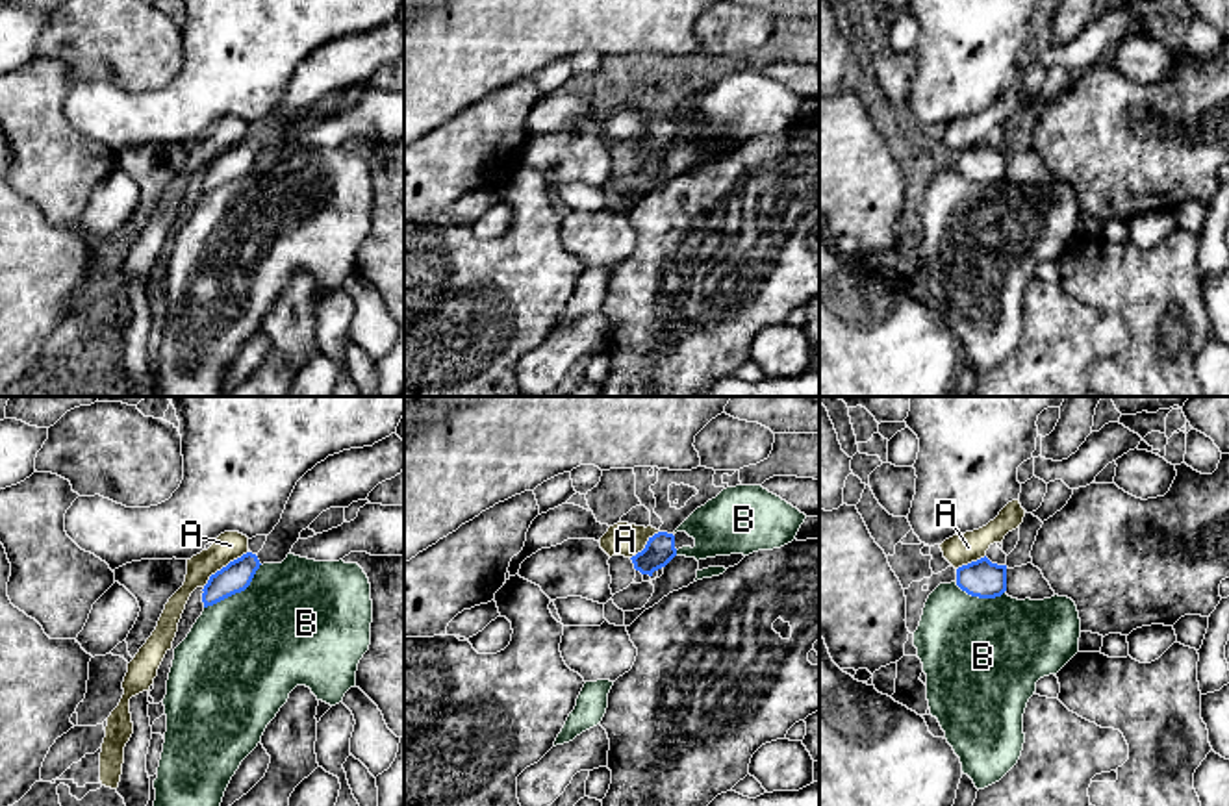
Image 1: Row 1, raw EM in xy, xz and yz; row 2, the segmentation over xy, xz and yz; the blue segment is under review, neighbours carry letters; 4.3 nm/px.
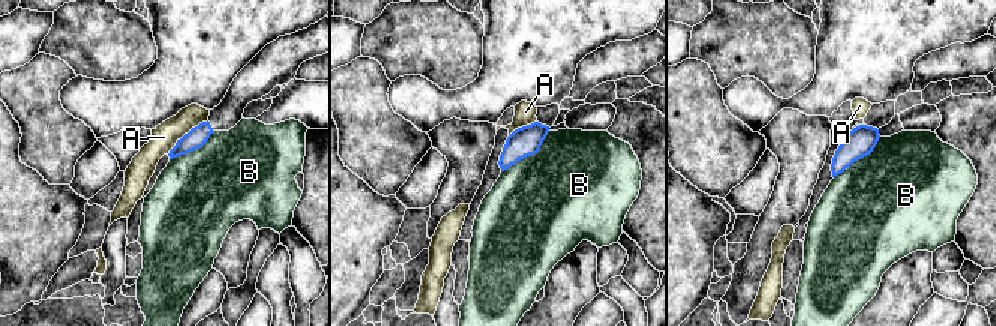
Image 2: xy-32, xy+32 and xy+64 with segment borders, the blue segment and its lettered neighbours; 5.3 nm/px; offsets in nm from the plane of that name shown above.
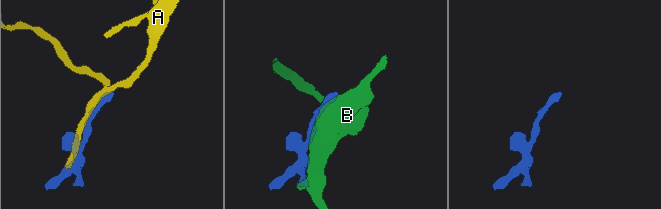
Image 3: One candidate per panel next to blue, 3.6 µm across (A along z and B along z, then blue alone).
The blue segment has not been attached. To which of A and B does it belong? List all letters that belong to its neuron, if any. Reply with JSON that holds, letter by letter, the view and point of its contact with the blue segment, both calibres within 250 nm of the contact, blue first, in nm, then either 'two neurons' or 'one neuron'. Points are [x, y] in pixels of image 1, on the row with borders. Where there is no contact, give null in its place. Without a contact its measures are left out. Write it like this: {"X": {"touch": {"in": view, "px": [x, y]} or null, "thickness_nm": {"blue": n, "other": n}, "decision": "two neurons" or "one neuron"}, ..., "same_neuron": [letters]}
{"A": {"touch": {"in": "xy", "px": [227, 566]}, "thickness_nm": {"blue": 140, "other": 130}, "decision": "two neurons"}, "B": {"touch": {"in": "xy", "px": [236, 591]}, "thickness_nm": {"blue": 140, "other": 480}, "decision": "two neurons"}, "same_neuron": []}

